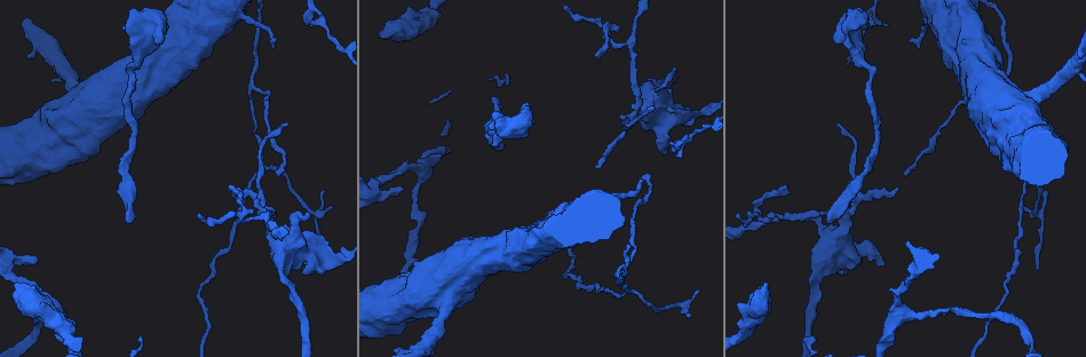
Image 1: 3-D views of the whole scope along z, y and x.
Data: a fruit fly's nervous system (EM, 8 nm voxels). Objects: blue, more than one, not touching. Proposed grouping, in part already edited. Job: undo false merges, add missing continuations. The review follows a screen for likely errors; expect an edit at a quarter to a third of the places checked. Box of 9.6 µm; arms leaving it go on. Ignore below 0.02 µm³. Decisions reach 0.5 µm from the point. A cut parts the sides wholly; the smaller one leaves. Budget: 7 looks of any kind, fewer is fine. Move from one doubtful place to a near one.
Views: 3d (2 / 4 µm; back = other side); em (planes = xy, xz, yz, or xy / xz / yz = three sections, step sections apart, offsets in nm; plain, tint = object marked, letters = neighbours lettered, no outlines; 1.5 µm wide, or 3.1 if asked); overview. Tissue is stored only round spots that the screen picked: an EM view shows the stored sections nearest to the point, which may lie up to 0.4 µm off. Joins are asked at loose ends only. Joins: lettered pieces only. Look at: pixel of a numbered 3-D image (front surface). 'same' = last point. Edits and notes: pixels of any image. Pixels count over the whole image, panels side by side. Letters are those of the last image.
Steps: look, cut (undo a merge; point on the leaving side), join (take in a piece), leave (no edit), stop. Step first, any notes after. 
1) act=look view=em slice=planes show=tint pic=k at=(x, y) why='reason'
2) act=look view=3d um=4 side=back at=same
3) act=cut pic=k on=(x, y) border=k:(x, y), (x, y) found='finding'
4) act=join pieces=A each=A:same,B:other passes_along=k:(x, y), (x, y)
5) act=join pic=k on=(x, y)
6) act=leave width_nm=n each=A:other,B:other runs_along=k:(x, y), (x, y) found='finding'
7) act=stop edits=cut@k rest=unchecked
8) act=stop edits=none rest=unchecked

act=look view=em slice=xy step=4 show=tint pic=1 at=(333, 207) why='tapers out'

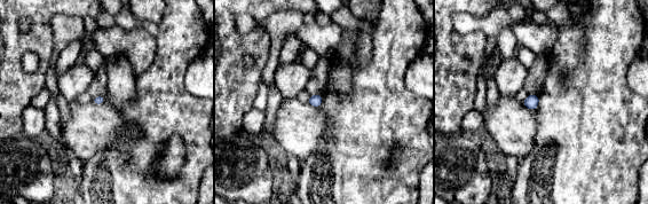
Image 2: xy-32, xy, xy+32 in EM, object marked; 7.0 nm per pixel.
act=look view=em slice=planes show=letters at=same why='another direction'

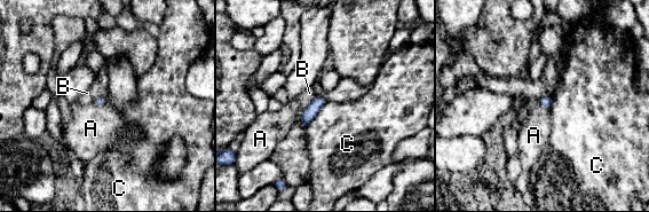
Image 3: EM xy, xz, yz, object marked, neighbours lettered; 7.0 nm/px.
act=leave longest_contact=C:240nm each=A:other,B:other,C:other border=3:(326, 101), (305, 126) found='no lettered piece goes on from it'

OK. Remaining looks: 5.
act=look view=em slice=planes show=letters pic=1 at=(491, 99) why='branch stops here'

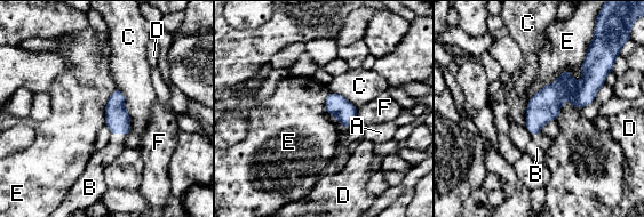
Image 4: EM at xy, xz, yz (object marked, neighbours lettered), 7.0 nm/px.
act=join pic=4 on=(101, 159) each=A:other,B:same,C:other,D:other,E:other,F:other passes_along=4:(117, 118), (118, 131), (101, 159) found='the neuron continues'

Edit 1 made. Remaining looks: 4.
act=look view=3d um=2 pic=1 at=(771, 215) why='sharp bend'

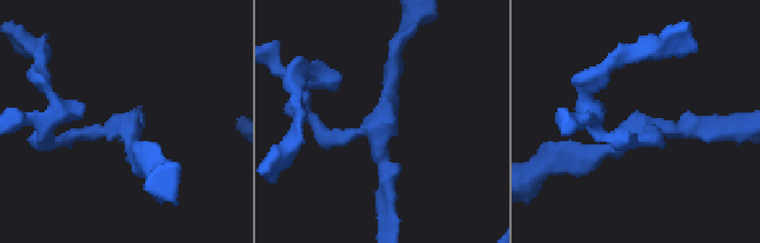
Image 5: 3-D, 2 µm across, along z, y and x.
act=look view=em slice=xz step=4 show=tint pic=5 at=(384, 131) arms=3

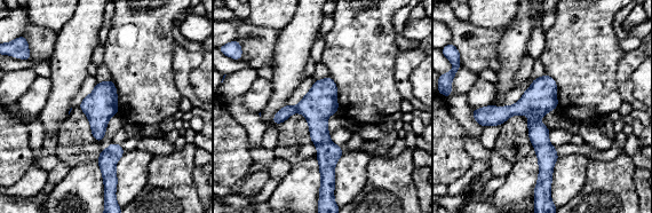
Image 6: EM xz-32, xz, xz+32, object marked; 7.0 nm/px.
act=look view=em slice=planes show=letters at=same why='another direction'

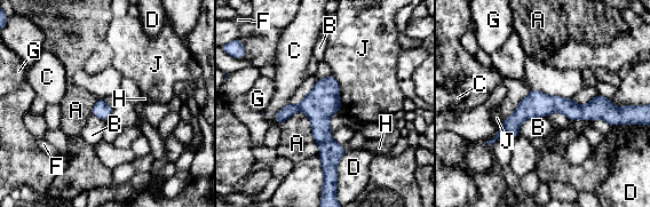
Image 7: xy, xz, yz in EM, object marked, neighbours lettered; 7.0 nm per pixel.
act=leave each=A:other,B:other,C:other,D:other,F:other,G:other,H:other,J:other runs_along=7:(613, 112), (532, 105), (500, 134) found='all the same neuron'

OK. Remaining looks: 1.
act=stop edits=join@4 rest=unchecked

